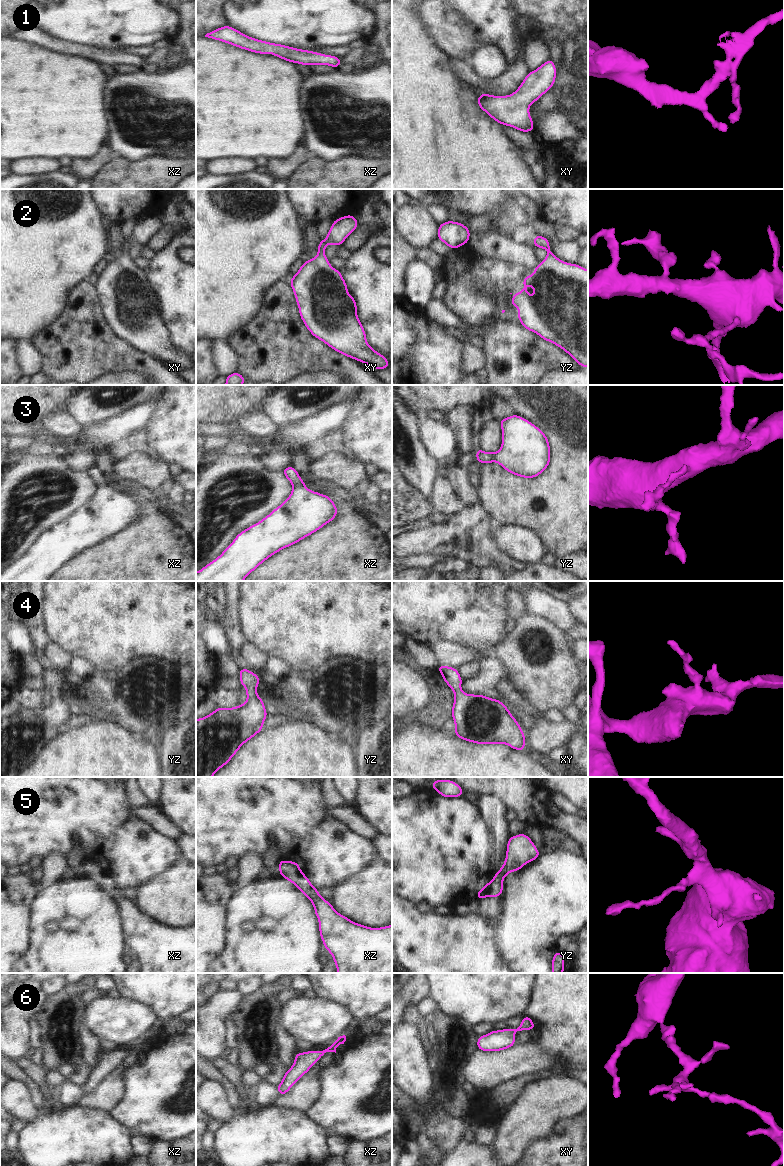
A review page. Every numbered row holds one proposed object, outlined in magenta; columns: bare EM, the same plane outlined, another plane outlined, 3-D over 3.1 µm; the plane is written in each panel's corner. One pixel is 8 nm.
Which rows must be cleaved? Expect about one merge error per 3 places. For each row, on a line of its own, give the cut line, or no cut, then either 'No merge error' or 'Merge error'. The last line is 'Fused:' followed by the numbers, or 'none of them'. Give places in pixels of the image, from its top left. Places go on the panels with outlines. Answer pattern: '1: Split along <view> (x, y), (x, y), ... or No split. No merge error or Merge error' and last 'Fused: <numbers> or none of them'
1: No split. No merge error
2: No split. No merge error
3: No split. No merge error
4: No split. No merge error
5: No split. No merge error
6: No split. No merge error
Fused: none of them

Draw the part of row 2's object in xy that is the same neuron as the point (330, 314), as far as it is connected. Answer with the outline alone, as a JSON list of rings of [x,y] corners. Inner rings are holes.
[[[354,215],[335,219],[327,237],[317,245],[317,256],[307,259],[289,284],[293,288],[299,315],[315,338],[373,369],[388,369],[387,357],[367,343],[366,332],[357,316],[356,301],[348,294],[341,271],[329,264],[324,253],[328,244],[343,245],[358,226]]]

